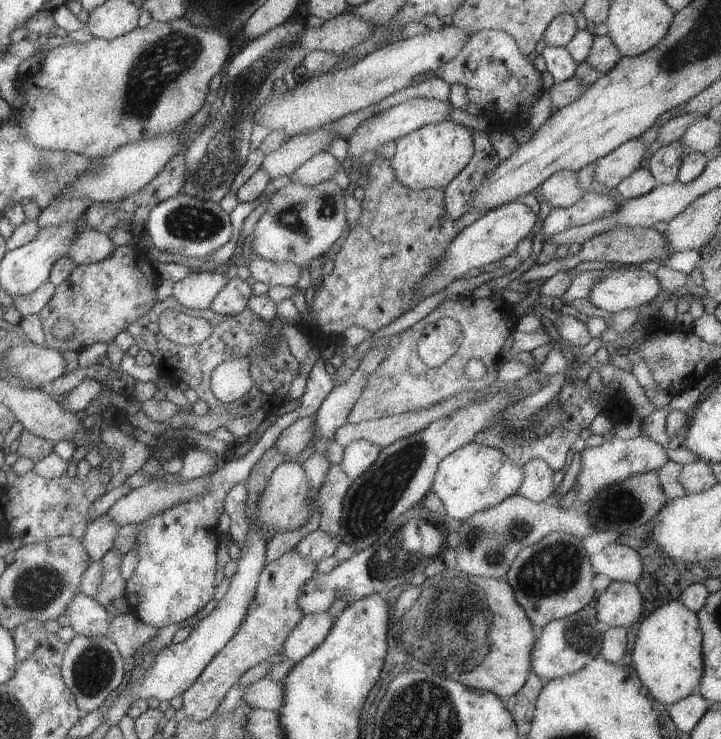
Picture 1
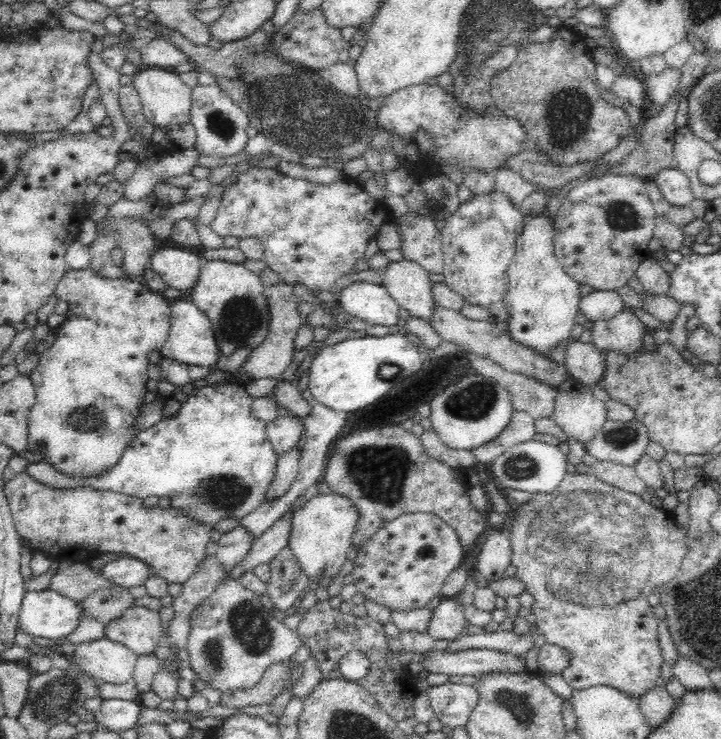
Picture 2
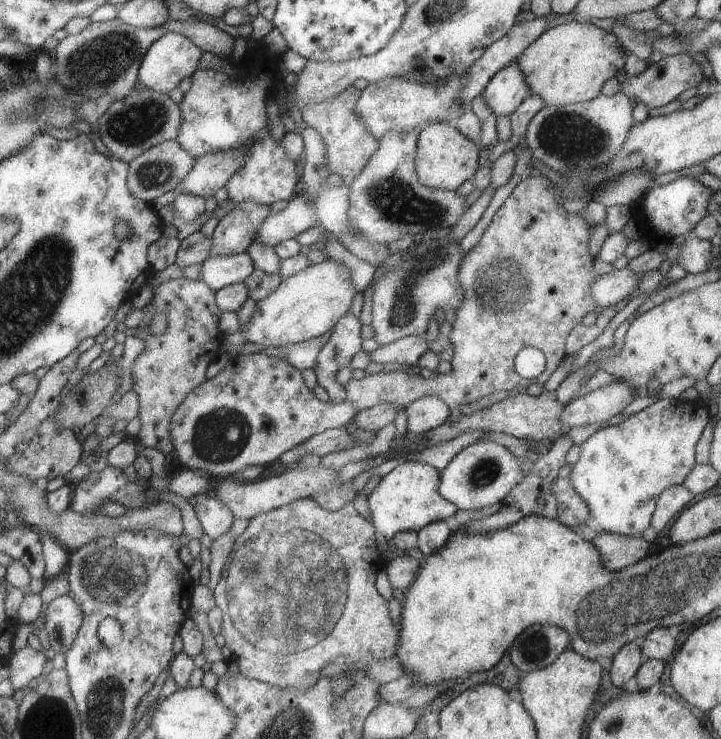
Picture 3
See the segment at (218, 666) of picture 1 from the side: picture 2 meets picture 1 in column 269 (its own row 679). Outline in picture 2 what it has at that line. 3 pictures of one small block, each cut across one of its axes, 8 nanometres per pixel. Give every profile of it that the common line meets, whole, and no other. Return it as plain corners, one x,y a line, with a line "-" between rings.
566,472
562,482
550,494
540,492
532,494
531,499
518,508
519,510
514,511
515,516
508,517
505,525
508,526
506,534
512,545
511,564
517,568
515,576
524,583
526,591
534,598
534,605
529,611
534,612
537,630
544,634
545,642
572,651
570,664
560,672
562,678
573,689
608,685
635,697
642,696
646,690
652,690
660,676
663,658
657,640
659,618
654,615
648,596
658,592
678,574
681,562
687,553
686,527
681,526
672,513
645,502
640,495
629,493
600,480
593,472
585,474

